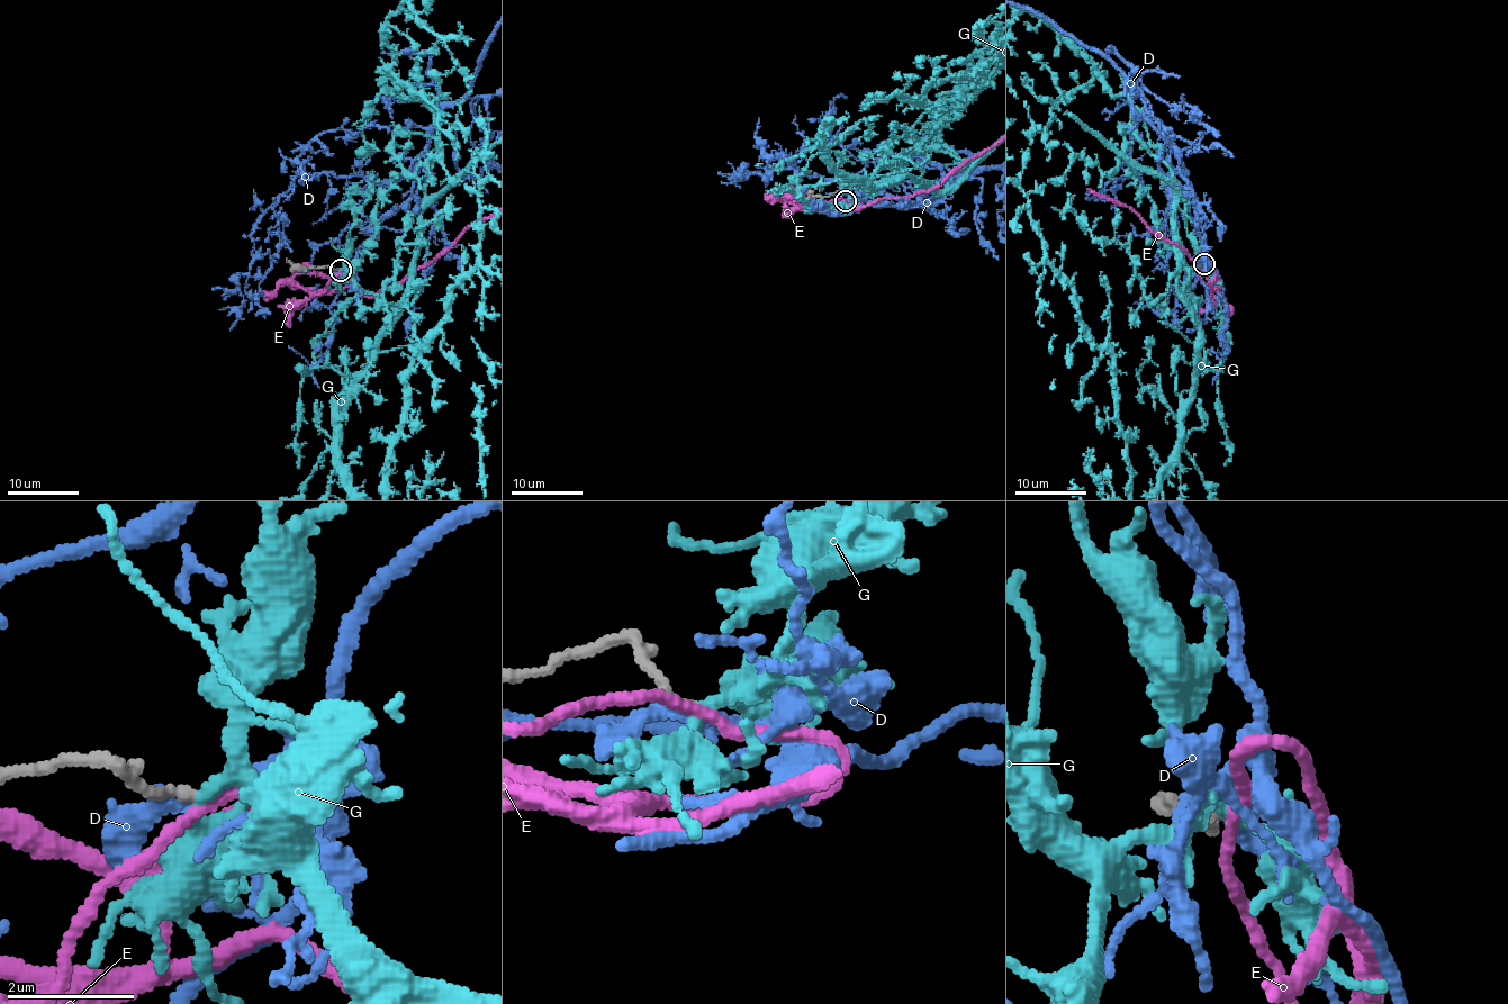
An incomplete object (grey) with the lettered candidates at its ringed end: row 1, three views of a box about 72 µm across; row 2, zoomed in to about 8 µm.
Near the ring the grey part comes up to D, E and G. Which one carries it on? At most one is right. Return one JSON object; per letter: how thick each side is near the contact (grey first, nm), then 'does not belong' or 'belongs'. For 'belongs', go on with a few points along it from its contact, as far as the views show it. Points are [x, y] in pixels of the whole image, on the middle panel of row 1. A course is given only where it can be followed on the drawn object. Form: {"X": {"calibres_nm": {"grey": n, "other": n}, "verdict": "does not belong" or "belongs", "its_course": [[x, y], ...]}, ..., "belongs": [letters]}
{"D": {"calibres_nm": {"grey": 160, "other": 220}, "verdict": "does not belong"}, "E": {"calibres_nm": {"grey": 150, "other": 170}, "verdict": "belongs"}, "G": {"calibres_nm": {"grey": 150, "other": 160}, "verdict": "does not belong"}, "belongs": ["E"]}

